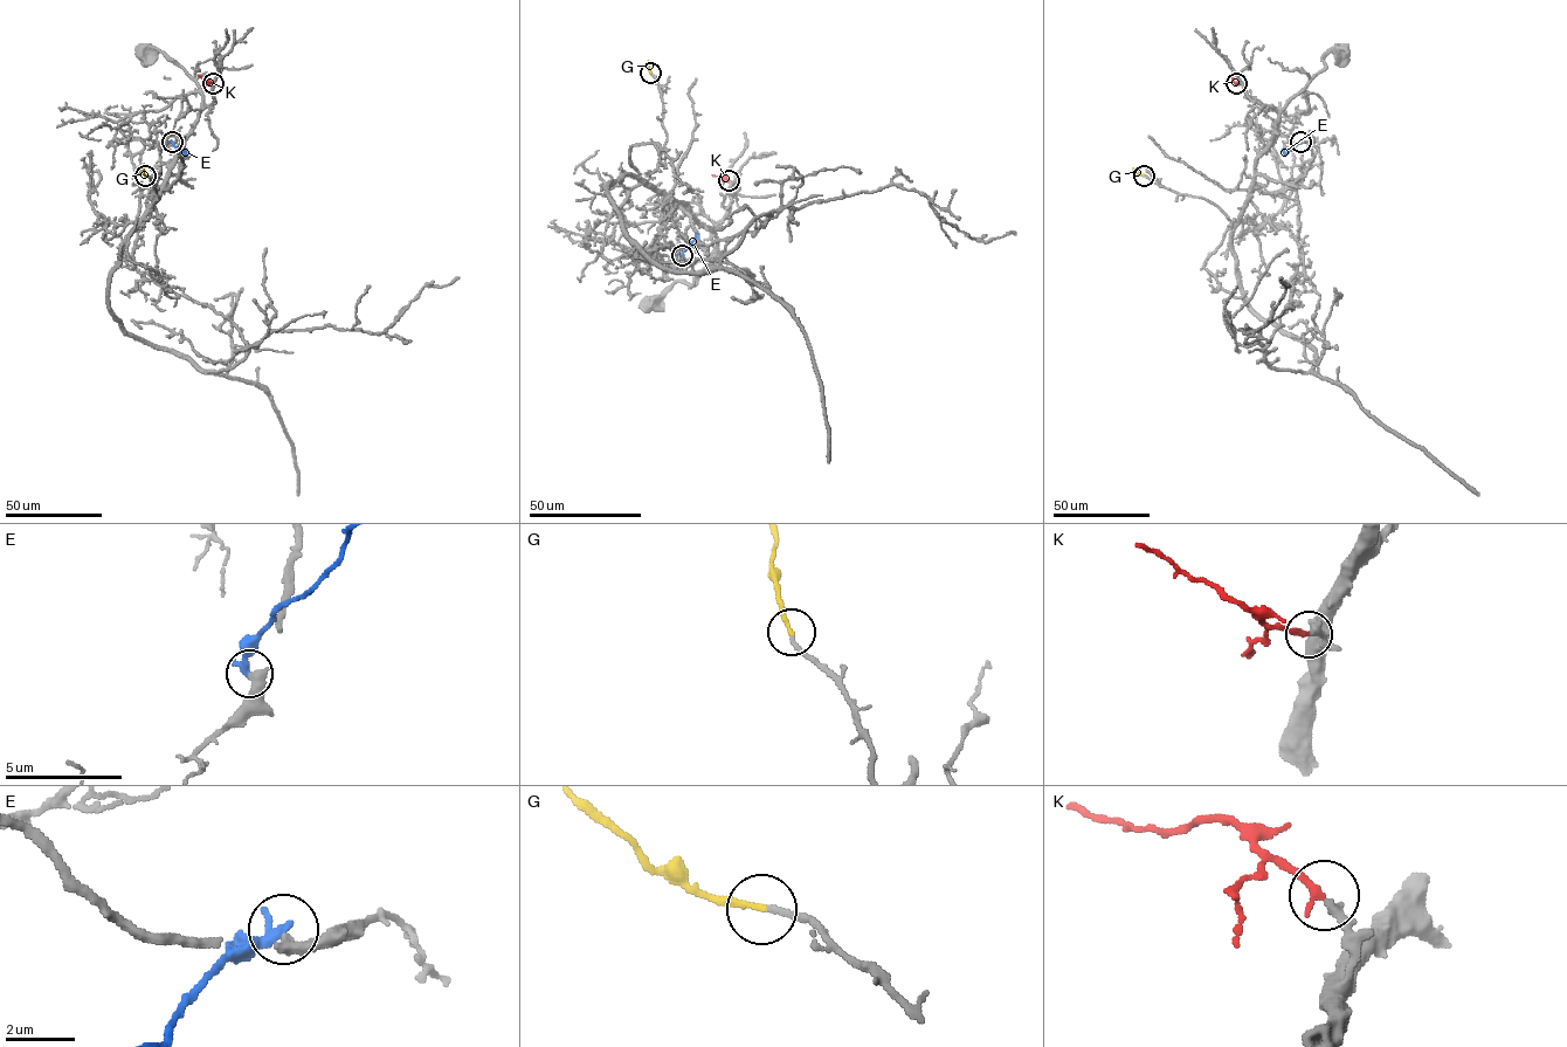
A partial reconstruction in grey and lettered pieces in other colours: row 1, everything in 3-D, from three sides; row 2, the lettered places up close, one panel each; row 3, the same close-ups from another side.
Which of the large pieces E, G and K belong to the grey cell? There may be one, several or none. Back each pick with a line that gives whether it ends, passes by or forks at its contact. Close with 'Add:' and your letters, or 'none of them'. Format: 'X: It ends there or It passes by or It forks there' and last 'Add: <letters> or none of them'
G: It ends there
K: It ends there
Add: G, K

